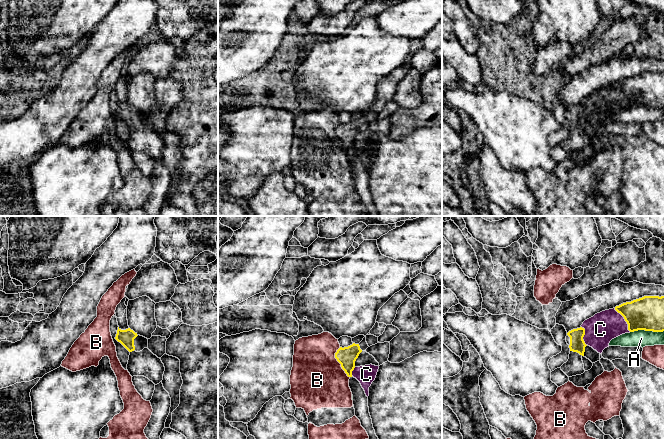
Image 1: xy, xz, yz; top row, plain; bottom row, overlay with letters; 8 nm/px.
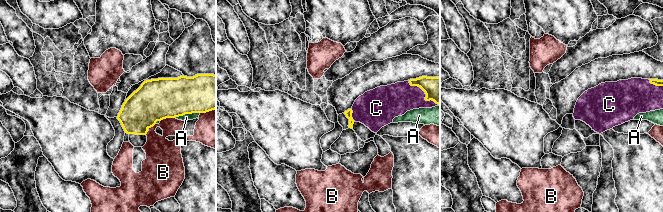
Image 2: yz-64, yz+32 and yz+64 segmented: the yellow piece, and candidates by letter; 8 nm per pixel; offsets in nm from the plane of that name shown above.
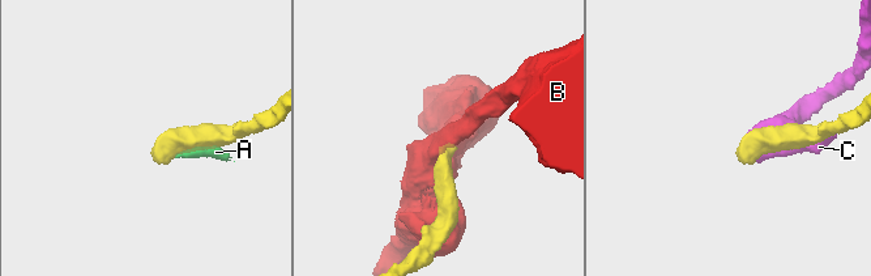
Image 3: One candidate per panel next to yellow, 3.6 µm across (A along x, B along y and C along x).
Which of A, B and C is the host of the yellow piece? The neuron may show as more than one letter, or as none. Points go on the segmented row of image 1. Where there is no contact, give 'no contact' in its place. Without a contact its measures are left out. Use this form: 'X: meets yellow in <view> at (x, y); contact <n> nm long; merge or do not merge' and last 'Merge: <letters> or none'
A: meets yellow in yz at (646, 330); contact 280 nm long; do not merge
B: meets yellow in xz at (338, 361); contact 260 nm long; do not merge
C: meets yellow in yz at (625, 320); contact 240 nm long; do not merge
Merge: none

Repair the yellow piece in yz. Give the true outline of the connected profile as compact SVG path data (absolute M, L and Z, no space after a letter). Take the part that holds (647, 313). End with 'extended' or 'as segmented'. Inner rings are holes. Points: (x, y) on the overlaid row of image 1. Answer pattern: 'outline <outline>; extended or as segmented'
outline M644 296L615 307L628 324L630 332L664 331L664 296Z; as segmented

